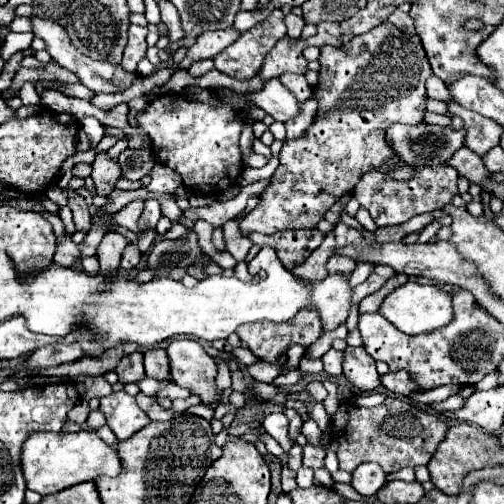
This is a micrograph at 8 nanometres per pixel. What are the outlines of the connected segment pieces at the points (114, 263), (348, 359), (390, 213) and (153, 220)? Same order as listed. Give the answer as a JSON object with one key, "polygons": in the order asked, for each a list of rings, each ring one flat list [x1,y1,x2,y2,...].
{"polygons":[[[120,233,104,235,102,243,98,245,98,255,96,255,100,261,100,271,104,275,108,275,120,267,120,257,122,257,126,245,128,245,128,241]],[[348,347,344,351,344,375,358,391,374,391,380,385,376,361,368,357,364,347]],[[446,165,414,167,414,175,410,181,396,181,388,177,384,169,372,169,354,187,354,197,360,201,364,209,370,211,376,223,404,223,414,215,442,209,444,205,448,205,452,197,458,195,456,181,458,181,456,169,450,169]],[[146,201,146,207,140,215,140,221,138,221,138,229,140,231,148,231,148,229,154,229,158,219,162,217,160,213,160,203,158,201]]]}

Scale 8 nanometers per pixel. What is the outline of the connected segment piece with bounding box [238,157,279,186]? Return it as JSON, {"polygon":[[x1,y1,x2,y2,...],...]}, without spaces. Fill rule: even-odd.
{"polygon":[[270,157,267,165,262,168,244,168,238,180,240,186,252,184,261,179,269,179,279,166,278,157]]}

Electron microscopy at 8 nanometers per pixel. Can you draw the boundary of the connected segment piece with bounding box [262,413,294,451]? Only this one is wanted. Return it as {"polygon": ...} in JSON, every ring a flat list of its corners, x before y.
{"polygon":[[272,413,264,419,264,429,282,445,284,451,290,451,292,449,292,439,288,437,288,419,284,413]]}

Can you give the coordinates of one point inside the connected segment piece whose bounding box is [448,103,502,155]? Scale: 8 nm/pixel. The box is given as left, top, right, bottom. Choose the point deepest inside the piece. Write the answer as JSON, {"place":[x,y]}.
{"place":[482,134]}

